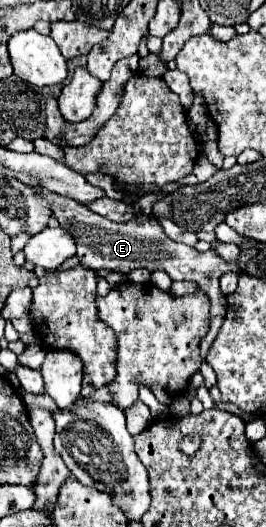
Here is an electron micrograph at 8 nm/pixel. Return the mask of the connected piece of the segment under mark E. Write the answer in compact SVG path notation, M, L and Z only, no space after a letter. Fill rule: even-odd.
M41 189L39 195L51 205L51 213L59 221L59 225L73 235L73 239L77 243L77 257L81 259L81 265L83 267L89 267L93 271L99 271L99 269L121 271L125 275L131 273L137 267L145 267L149 271L161 269L173 281L193 281L193 283L197 283L209 295L211 304L210 330L200 343L200 353L201 357L203 357L200 370L204 377L204 386L207 389L214 386L216 384L216 374L206 362L206 355L211 343L213 343L219 332L227 309L227 302L219 292L219 277L225 275L225 273L229 273L229 271L239 273L237 263L235 261L231 261L231 263L223 261L217 255L215 249L209 249L205 253L199 253L193 247L187 247L187 245L181 245L181 243L171 241L163 233L163 229L155 221L155 217L139 215L139 217L133 217L129 223L115 223L115 221L109 221L109 219L105 219L105 217L97 215L97 213L91 213L85 205L75 203L69 197L51 193L47 189Z

